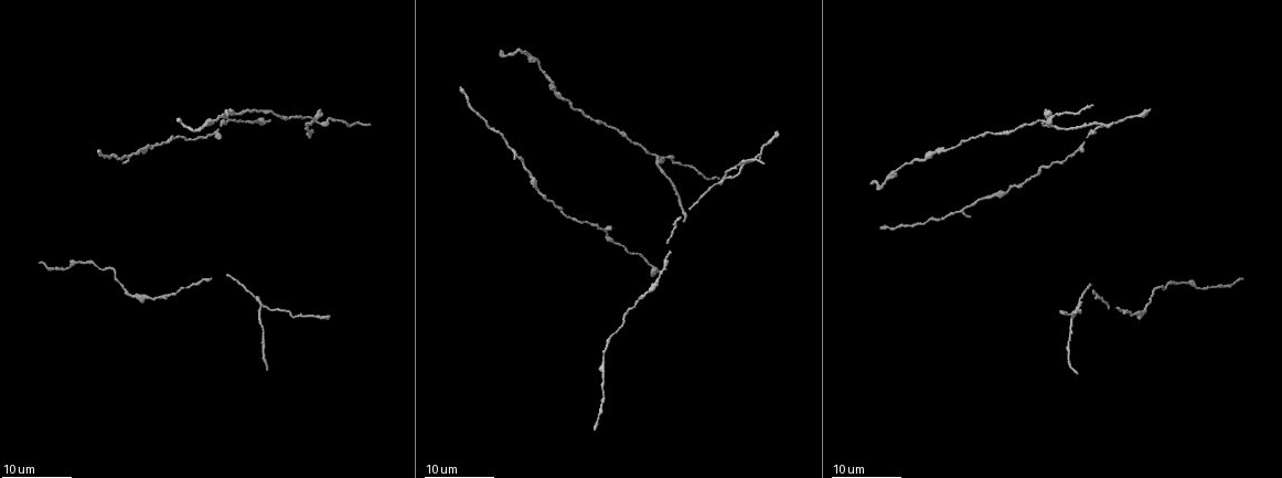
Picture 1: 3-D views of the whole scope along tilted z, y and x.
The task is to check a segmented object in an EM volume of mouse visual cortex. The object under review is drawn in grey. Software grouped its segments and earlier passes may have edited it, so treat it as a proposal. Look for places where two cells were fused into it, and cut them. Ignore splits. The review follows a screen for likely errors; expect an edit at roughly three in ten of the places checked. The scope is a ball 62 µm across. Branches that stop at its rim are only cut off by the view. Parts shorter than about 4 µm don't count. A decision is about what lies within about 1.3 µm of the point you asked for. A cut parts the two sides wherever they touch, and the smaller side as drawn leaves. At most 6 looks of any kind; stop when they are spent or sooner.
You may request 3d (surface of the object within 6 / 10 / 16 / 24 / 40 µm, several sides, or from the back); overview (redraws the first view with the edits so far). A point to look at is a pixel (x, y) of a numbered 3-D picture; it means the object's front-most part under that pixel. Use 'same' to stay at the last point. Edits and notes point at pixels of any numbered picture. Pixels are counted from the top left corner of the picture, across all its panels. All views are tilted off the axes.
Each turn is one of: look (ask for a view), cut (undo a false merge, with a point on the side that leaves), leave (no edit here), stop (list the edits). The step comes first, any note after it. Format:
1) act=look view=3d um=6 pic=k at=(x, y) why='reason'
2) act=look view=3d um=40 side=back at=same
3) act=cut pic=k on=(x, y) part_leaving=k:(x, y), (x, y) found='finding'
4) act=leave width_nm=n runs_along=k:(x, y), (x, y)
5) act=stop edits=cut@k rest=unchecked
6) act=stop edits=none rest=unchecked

act=look view=3d um=16 pic=1 at=(661, 156) why='looks like a crossing'

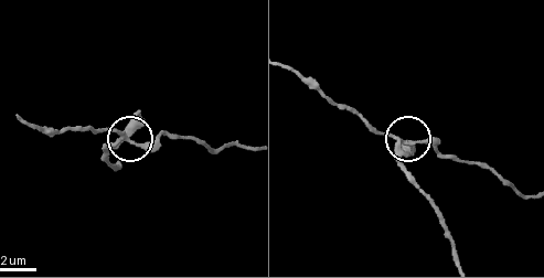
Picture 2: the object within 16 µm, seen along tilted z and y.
act=look view=3d um=10 pic=2 at=(125, 135)

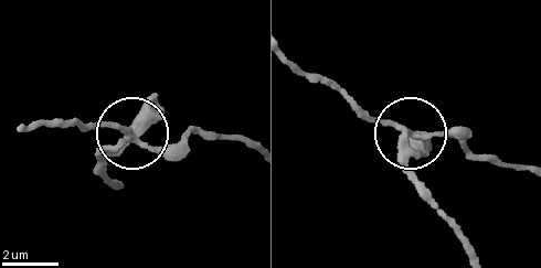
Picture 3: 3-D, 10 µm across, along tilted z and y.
act=cut pic=3 on=(97, 153) arms=4 found='two cells meet here'

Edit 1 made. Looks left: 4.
act=look view=overview why='redraw'

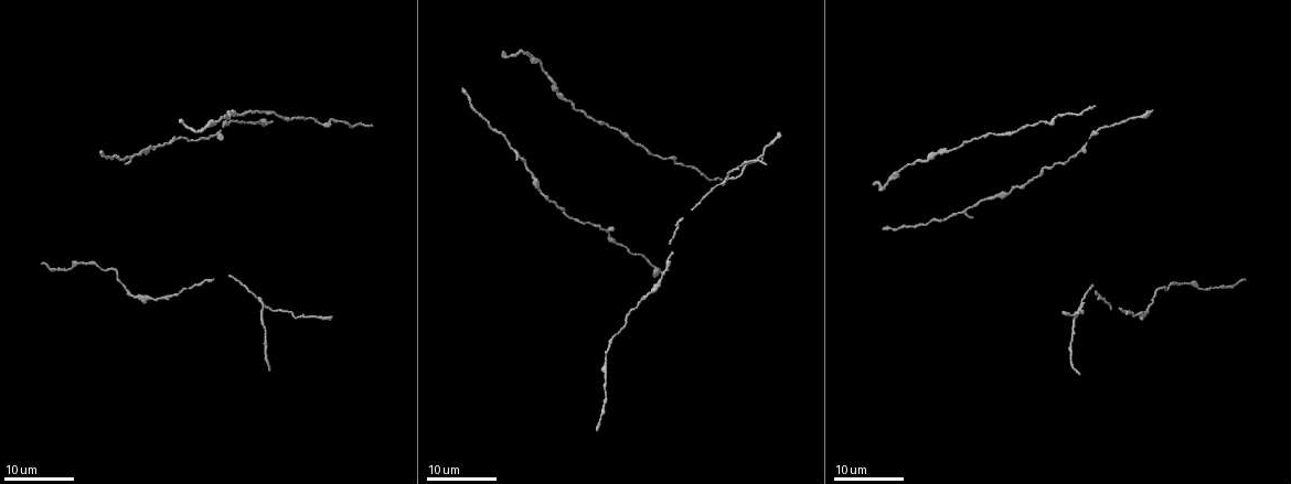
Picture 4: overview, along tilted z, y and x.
act=look view=3d um=24 pic=4 at=(537, 187) why='calibre changes'

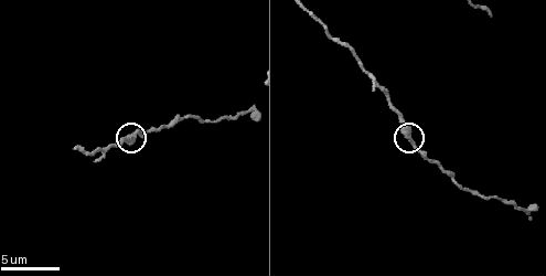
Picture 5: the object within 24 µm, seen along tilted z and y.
act=look view=3d um=10 pic=5 at=(410, 139) why='zoom in'

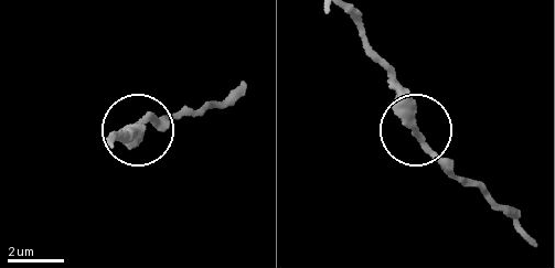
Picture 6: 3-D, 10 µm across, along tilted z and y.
act=look view=3d um=10 side=back pic=6 at=(415, 126) why='from behind'

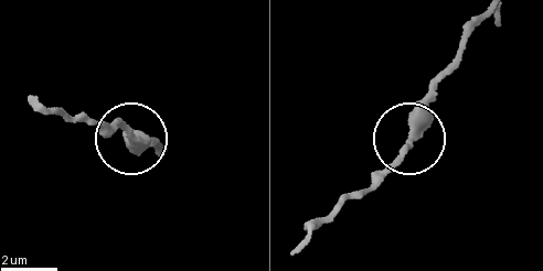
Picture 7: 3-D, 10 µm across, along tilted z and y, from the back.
act=leave width_nm=260 runs_along=7:(313, 231), (345, 199), (372, 192), (393, 171), (446, 78) found='one cell here'

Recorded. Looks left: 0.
act=stop edits=cut@3 rest=unchecked

